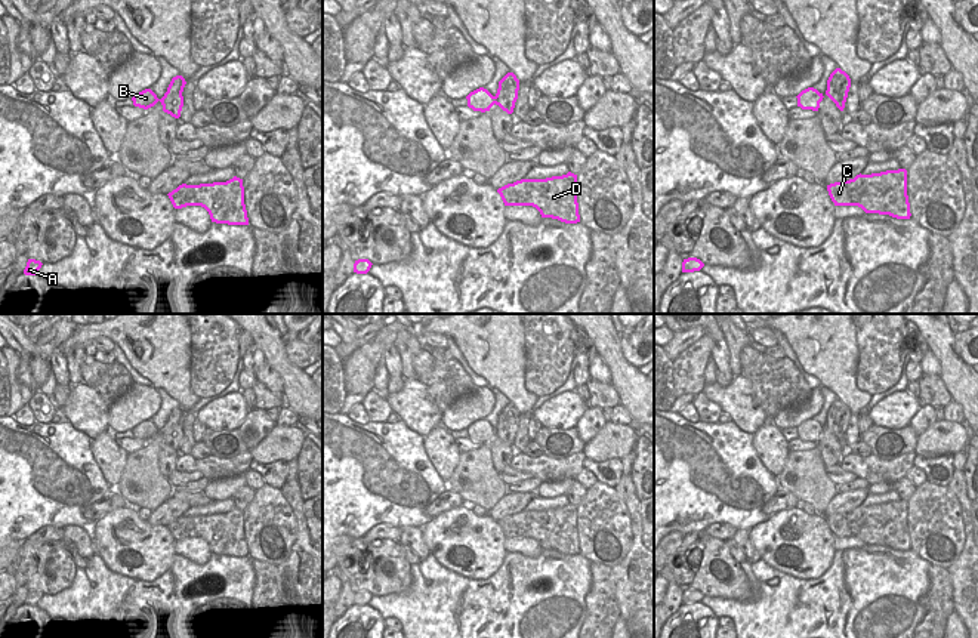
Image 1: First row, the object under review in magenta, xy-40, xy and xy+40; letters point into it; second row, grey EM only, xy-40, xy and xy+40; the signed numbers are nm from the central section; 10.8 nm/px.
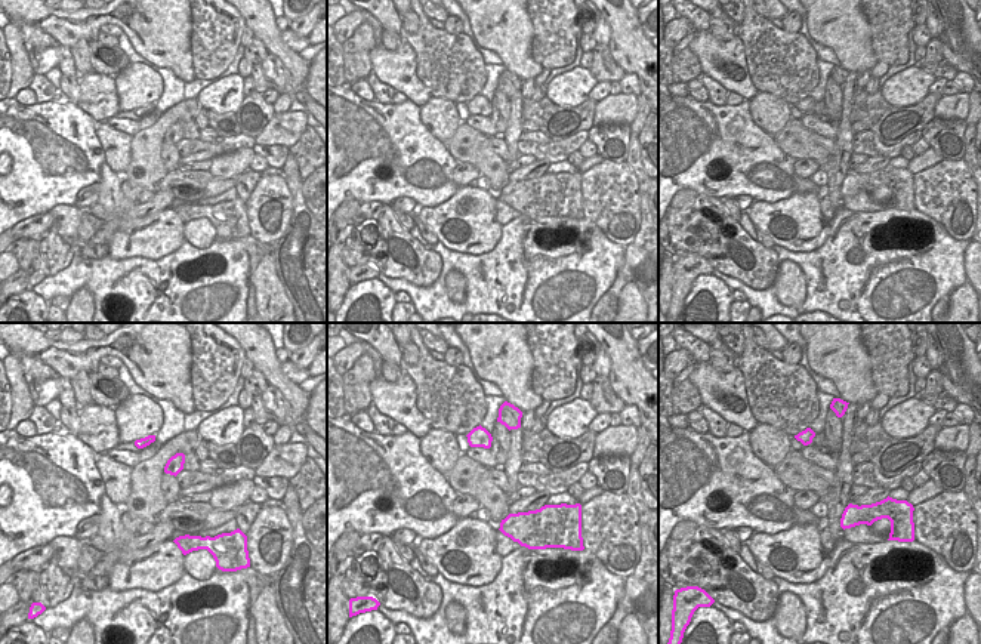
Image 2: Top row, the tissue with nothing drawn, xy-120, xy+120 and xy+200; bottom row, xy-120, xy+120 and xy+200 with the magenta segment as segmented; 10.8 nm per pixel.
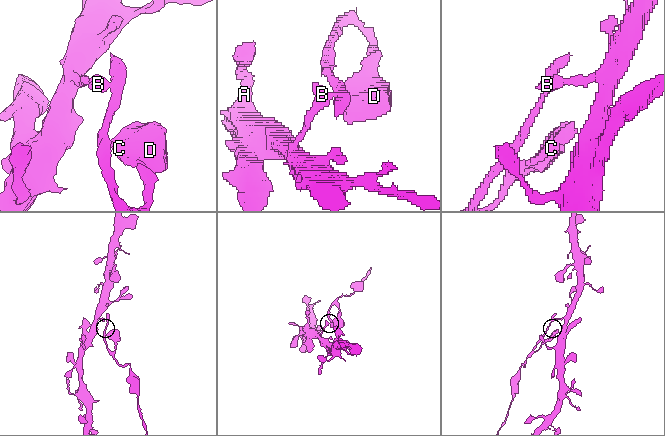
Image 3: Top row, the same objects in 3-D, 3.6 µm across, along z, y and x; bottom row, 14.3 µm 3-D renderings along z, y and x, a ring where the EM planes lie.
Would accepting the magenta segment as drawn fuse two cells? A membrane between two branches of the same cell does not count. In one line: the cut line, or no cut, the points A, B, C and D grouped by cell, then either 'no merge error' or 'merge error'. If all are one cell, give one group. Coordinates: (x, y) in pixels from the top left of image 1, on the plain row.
cut in xy along (493, 428), (494, 434); A B / C D; merge error

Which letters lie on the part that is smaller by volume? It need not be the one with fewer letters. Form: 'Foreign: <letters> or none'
Foreign: C, D

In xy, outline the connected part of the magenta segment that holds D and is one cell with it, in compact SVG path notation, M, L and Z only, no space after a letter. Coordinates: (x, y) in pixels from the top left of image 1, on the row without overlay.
M568 503L546 511L521 511L497 521L505 537L533 537L542 549L565 555L580 554L577 506Z

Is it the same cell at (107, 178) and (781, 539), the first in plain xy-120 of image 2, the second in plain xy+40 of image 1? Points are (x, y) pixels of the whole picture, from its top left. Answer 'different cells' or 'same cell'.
same cell

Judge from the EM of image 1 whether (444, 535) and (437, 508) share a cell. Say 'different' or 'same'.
different

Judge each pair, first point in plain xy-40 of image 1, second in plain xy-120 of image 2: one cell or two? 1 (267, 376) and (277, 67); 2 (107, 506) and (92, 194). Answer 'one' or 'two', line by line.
1: one
2: one

